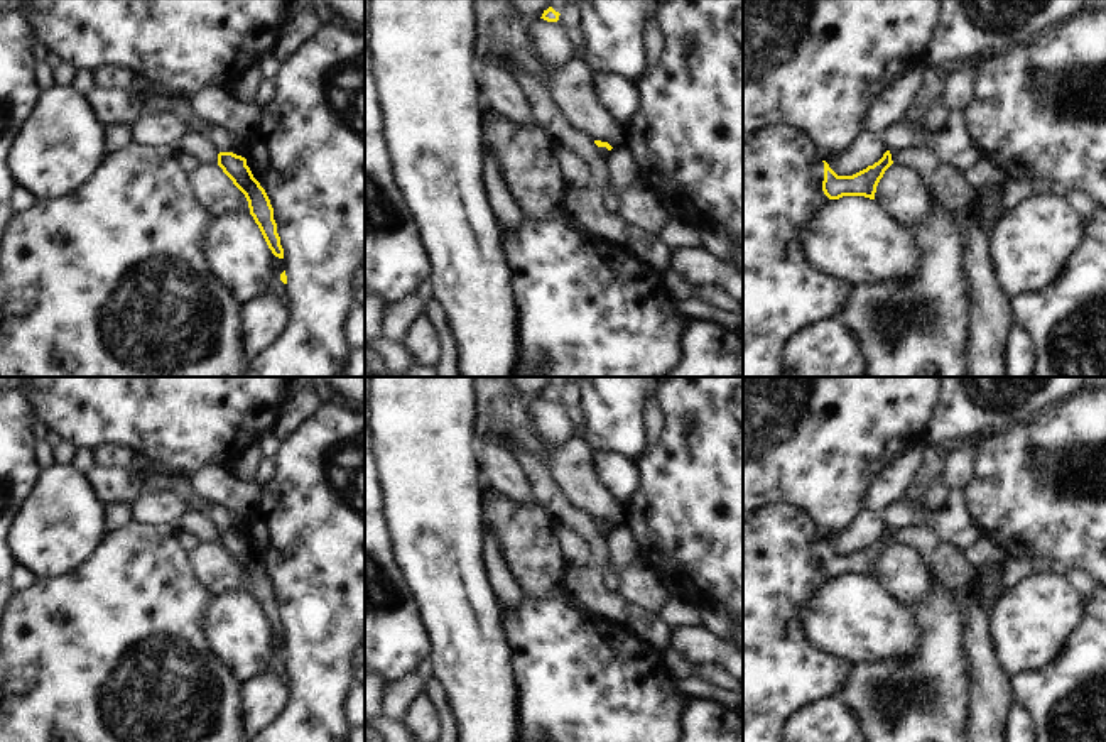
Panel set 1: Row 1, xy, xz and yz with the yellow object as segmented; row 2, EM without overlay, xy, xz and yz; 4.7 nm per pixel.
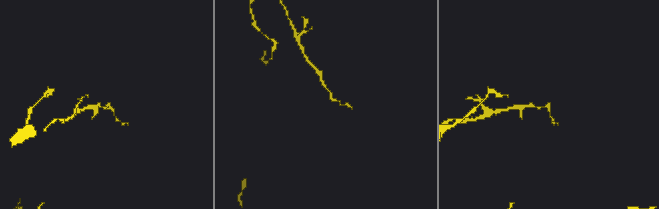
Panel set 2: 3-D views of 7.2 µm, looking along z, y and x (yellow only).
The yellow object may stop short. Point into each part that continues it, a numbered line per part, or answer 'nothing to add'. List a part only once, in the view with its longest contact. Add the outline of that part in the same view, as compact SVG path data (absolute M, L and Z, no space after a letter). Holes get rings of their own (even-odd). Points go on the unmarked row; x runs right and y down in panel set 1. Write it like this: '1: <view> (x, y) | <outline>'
nothing to add

